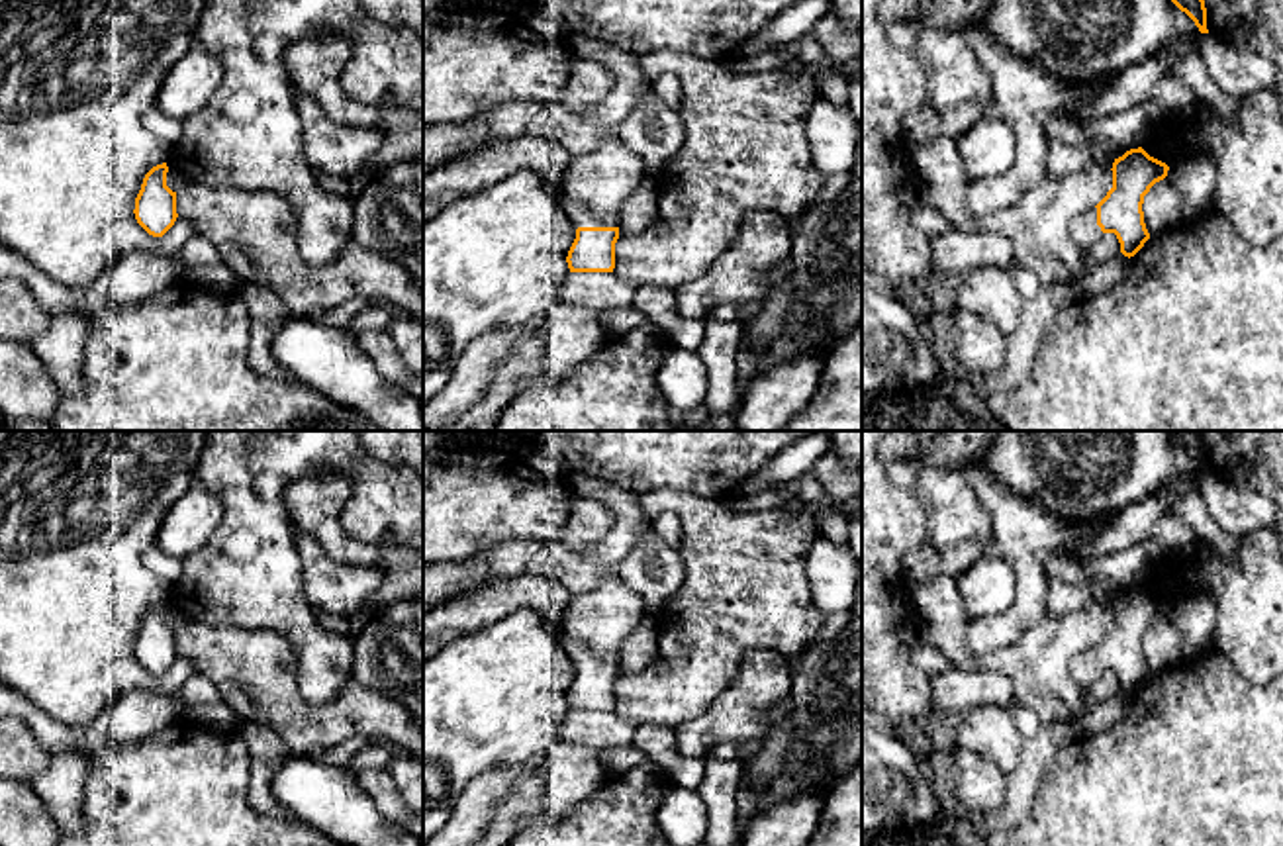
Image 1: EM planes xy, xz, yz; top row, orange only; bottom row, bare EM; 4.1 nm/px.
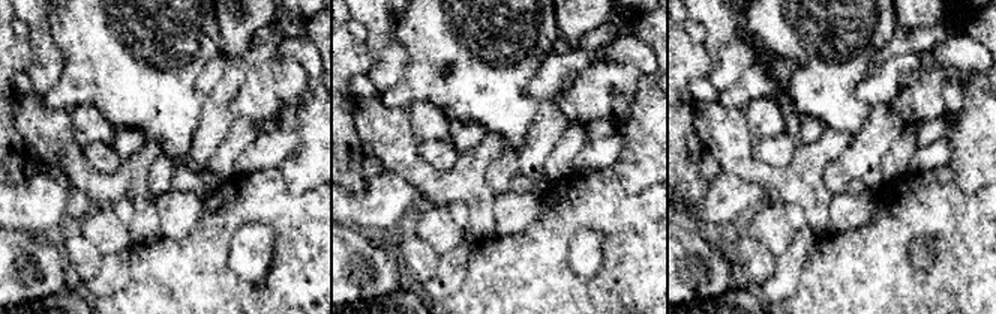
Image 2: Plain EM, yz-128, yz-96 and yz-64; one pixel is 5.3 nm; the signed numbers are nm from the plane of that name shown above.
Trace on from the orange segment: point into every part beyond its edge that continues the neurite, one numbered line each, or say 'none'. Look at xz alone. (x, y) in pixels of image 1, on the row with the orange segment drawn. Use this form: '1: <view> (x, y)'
1: xz (580, 216)

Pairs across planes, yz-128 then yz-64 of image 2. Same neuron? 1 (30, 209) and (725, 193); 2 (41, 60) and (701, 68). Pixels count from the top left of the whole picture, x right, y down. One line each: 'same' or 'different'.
1: same
2: different

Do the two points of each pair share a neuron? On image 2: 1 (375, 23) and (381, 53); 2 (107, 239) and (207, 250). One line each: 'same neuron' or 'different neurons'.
1: same neuron
2: different neurons

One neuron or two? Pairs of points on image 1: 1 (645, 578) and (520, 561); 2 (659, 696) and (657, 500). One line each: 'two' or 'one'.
1: two
2: one

